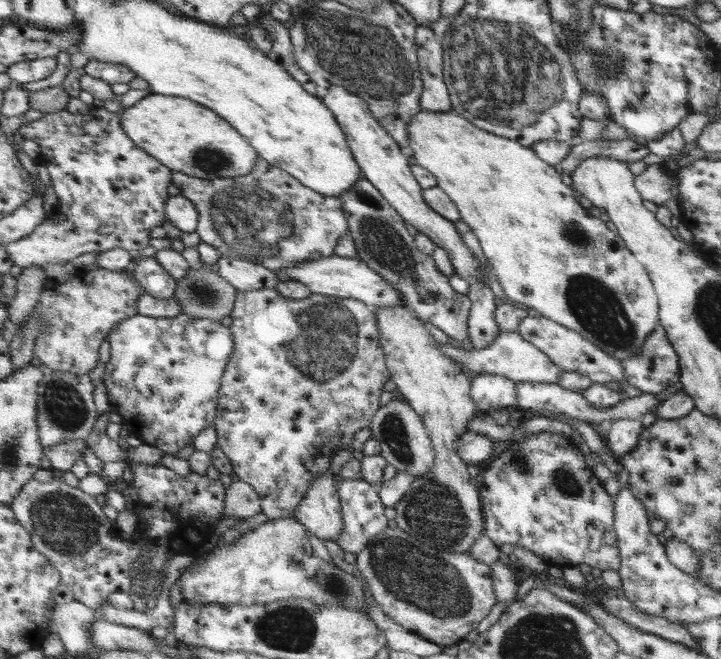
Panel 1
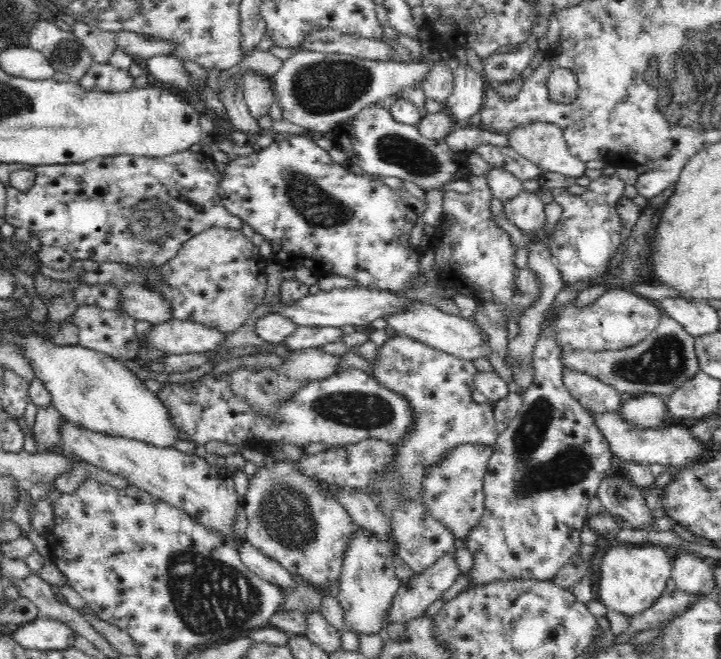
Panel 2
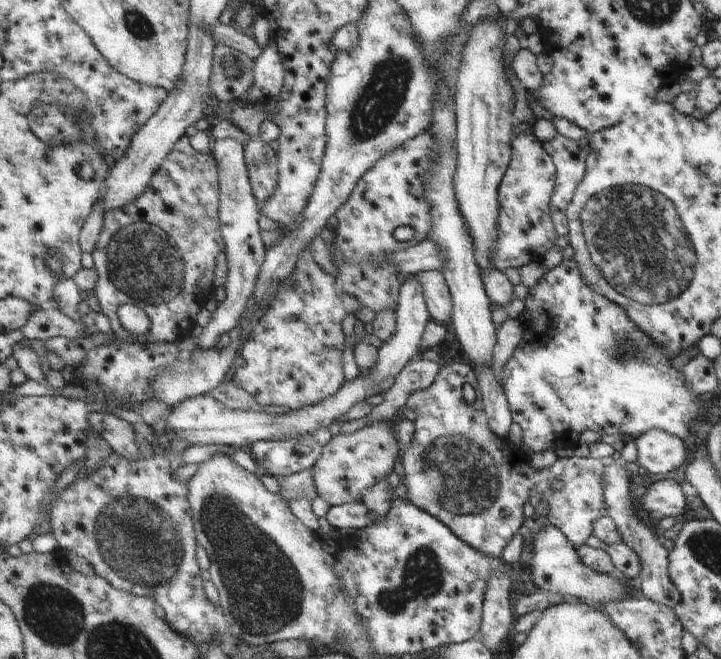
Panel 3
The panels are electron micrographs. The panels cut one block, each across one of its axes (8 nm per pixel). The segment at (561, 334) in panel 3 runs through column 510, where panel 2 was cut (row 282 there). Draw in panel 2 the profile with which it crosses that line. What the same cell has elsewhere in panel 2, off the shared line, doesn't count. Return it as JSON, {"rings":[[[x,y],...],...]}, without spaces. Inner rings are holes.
{"rings":[[[287,134],[286,136],[277,136],[277,140],[268,147],[254,151],[248,156],[240,156],[224,166],[224,178],[220,182],[218,193],[222,197],[222,204],[226,206],[229,212],[240,217],[244,223],[251,226],[254,232],[264,236],[265,240],[271,246],[272,258],[280,262],[285,268],[306,267],[318,278],[337,274],[346,278],[354,279],[357,286],[366,288],[380,289],[381,291],[400,292],[406,290],[409,278],[419,271],[419,260],[423,253],[420,249],[410,245],[410,233],[418,220],[418,215],[410,208],[404,200],[397,195],[388,185],[385,185],[381,179],[372,179],[365,175],[358,175],[348,169],[348,166],[340,165],[332,160],[327,150],[320,148],[312,134]]]}

